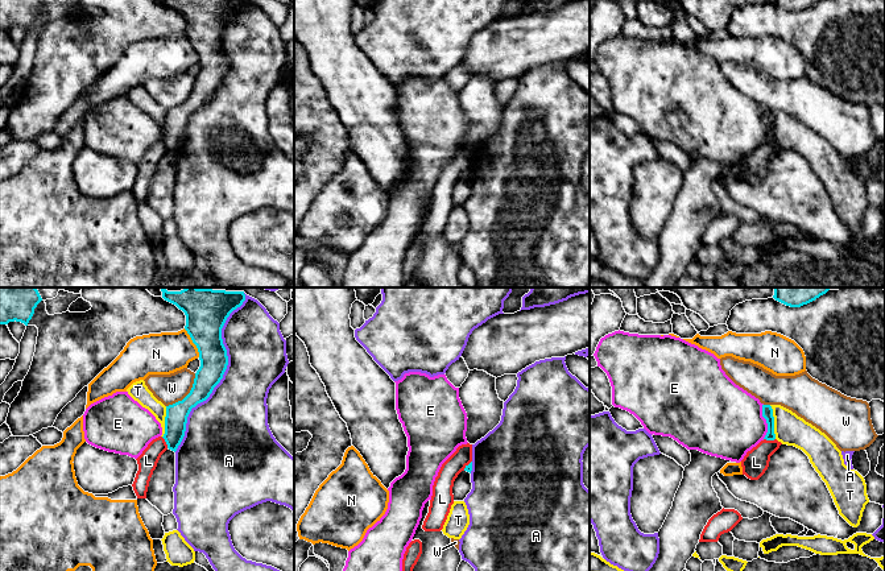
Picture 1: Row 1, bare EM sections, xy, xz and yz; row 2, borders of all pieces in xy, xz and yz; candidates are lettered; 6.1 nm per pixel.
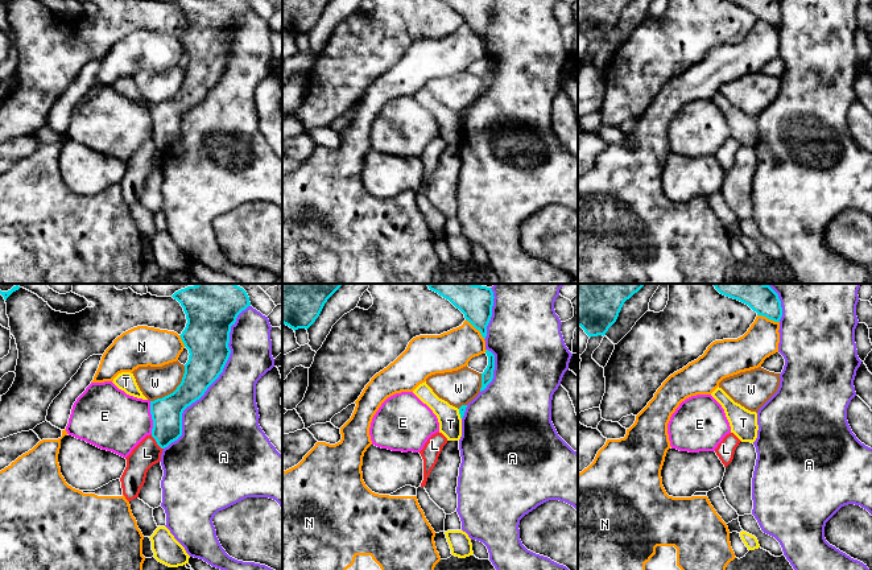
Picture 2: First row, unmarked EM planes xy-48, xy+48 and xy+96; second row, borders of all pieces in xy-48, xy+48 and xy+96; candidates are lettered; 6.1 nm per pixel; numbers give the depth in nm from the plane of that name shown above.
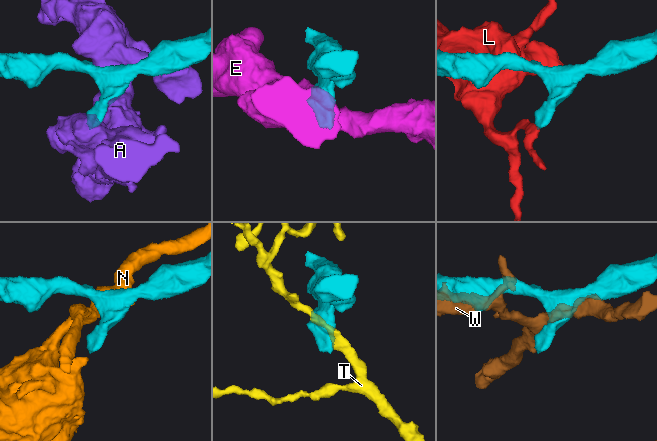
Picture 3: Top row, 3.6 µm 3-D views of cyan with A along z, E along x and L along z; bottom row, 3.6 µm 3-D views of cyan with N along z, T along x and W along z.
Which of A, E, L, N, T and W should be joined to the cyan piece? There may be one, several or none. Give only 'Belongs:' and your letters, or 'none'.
Belongs: none

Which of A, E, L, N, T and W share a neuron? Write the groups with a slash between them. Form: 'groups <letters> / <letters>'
groups A / E / L / N / T / W

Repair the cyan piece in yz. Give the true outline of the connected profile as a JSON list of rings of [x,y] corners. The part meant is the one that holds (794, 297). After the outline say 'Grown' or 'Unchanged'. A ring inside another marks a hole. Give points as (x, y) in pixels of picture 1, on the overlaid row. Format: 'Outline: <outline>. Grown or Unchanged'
Outline: [[[774,287],[773,298],[790,307],[801,307],[820,295],[826,294],[830,287]]]. Unchanged

